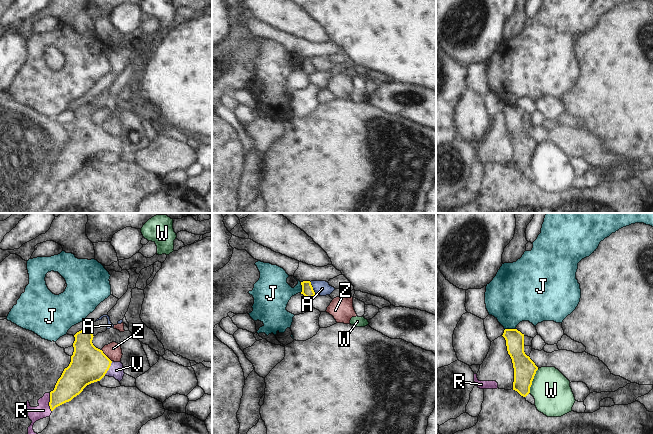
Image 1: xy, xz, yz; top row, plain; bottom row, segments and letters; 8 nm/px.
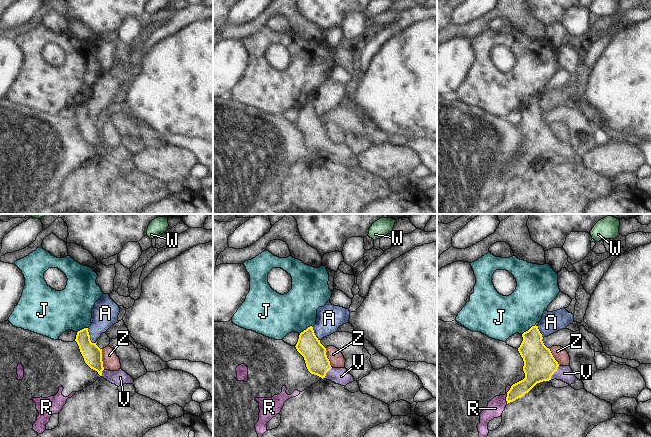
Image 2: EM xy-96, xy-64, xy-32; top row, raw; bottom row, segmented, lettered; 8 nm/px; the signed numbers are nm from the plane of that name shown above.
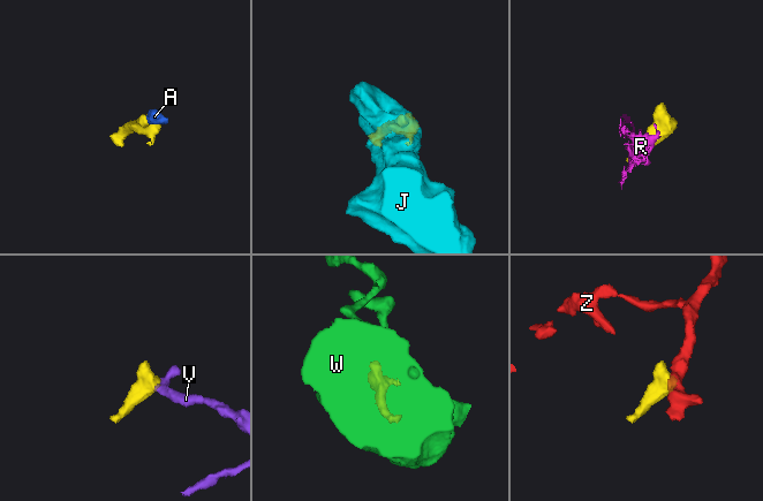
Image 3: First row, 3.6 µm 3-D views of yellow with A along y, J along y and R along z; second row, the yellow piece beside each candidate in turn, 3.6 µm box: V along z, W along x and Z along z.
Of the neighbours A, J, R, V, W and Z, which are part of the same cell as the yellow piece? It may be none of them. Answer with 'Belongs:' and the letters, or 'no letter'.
Belongs: V

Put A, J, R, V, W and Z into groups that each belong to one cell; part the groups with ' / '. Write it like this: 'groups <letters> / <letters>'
groups A R / J / V / W / Z

